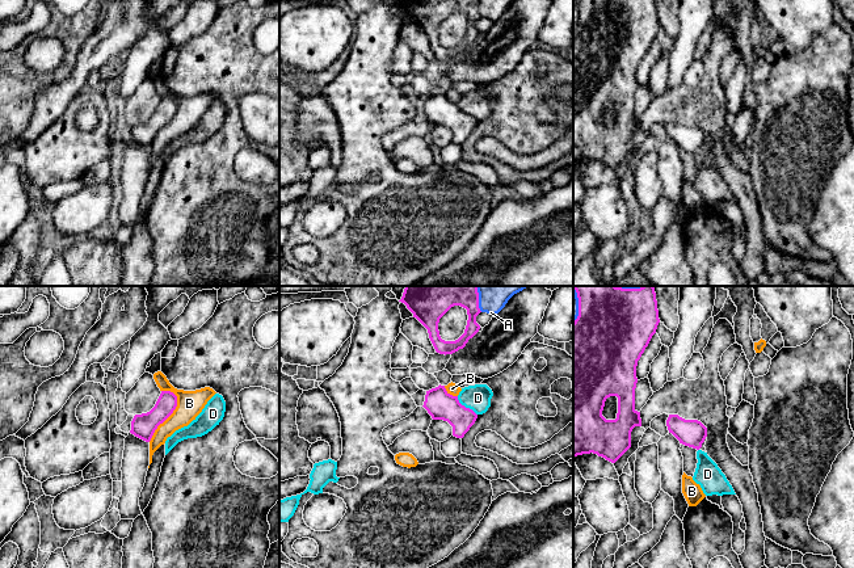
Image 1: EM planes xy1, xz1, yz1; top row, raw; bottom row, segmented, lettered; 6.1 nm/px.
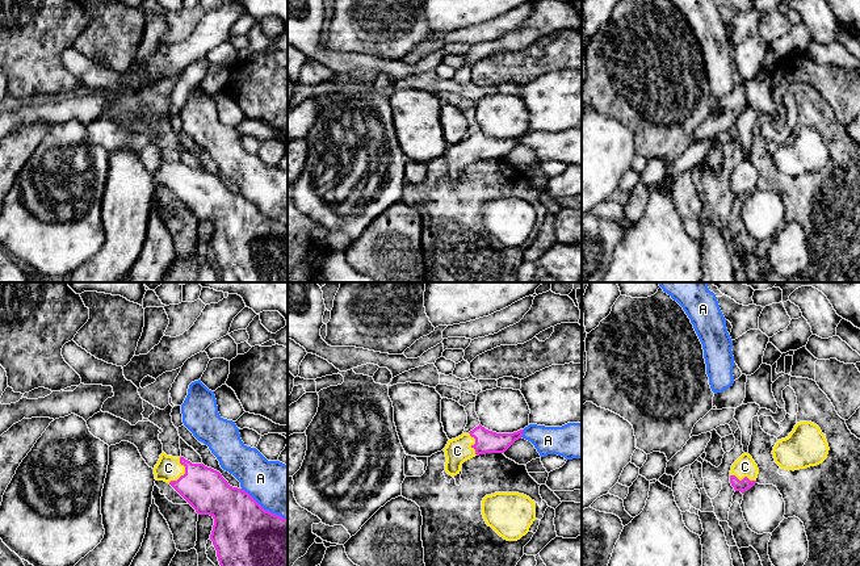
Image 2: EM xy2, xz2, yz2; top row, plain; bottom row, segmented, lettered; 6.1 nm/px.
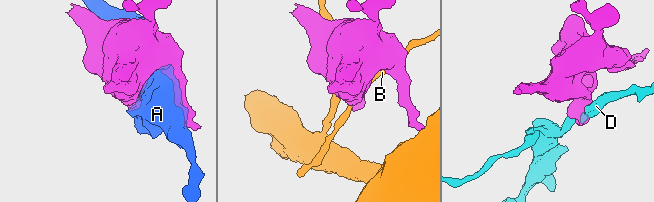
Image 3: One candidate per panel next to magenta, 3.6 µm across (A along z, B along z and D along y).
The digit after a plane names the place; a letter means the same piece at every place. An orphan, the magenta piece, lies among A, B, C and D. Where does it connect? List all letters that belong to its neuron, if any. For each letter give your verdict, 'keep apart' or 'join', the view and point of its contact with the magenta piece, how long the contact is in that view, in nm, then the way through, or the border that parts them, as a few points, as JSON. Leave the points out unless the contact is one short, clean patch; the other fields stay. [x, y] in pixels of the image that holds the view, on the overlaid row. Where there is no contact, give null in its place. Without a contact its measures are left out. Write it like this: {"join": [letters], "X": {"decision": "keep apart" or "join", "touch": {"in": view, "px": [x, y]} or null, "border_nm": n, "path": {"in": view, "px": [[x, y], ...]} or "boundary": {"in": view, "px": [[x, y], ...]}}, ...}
{"join": ["C"], "A": {"decision": "keep apart", "touch": {"in": "xy2", "px": [263, 508]}, "border_nm": 340}, "B": {"decision": "keep apart", "touch": {"in": "xy1", "px": [168, 416]}, "border_nm": 340}, "C": {"decision": "join", "touch": {"in": "xy2", "px": [185, 473]}, "border_nm": 180, "path": {"in": "xy2", "px": [[205, 489], [185, 473], [168, 468]]}}, "D": {"decision": "keep apart", "touch": {"in": "xz1", "px": [465, 407]}, "border_nm": 170}}

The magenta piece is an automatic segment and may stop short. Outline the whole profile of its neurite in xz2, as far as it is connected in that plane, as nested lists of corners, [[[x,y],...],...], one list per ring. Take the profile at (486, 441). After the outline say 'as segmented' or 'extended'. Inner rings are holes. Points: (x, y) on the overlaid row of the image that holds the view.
[[[479,424],[469,433],[449,440],[444,448],[446,457],[445,471],[454,477],[460,474],[462,464],[475,456],[504,453],[516,440],[521,439],[523,431],[496,433]]]; extended

